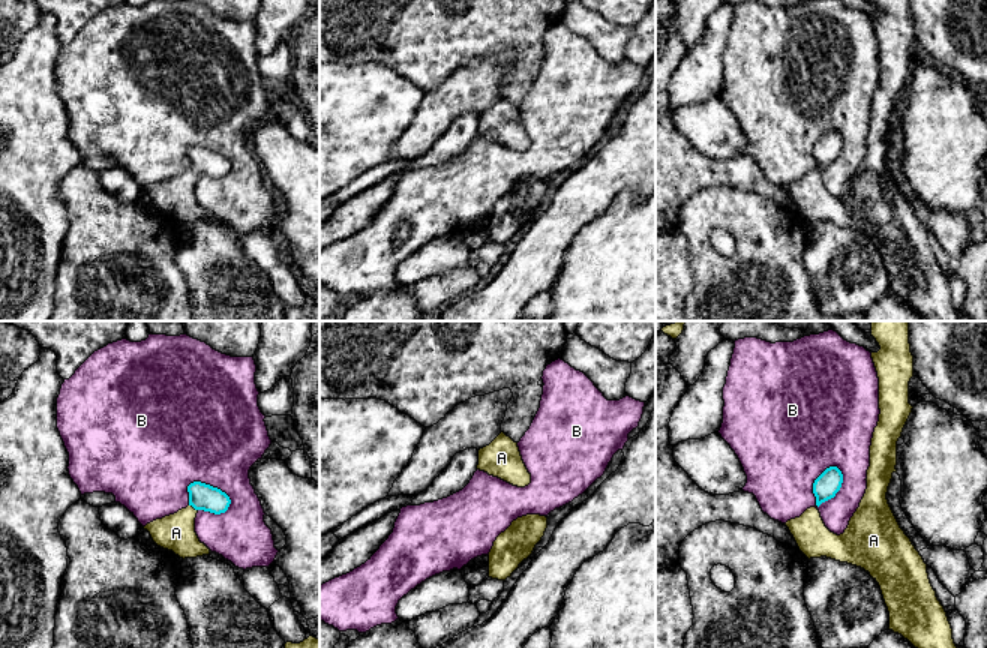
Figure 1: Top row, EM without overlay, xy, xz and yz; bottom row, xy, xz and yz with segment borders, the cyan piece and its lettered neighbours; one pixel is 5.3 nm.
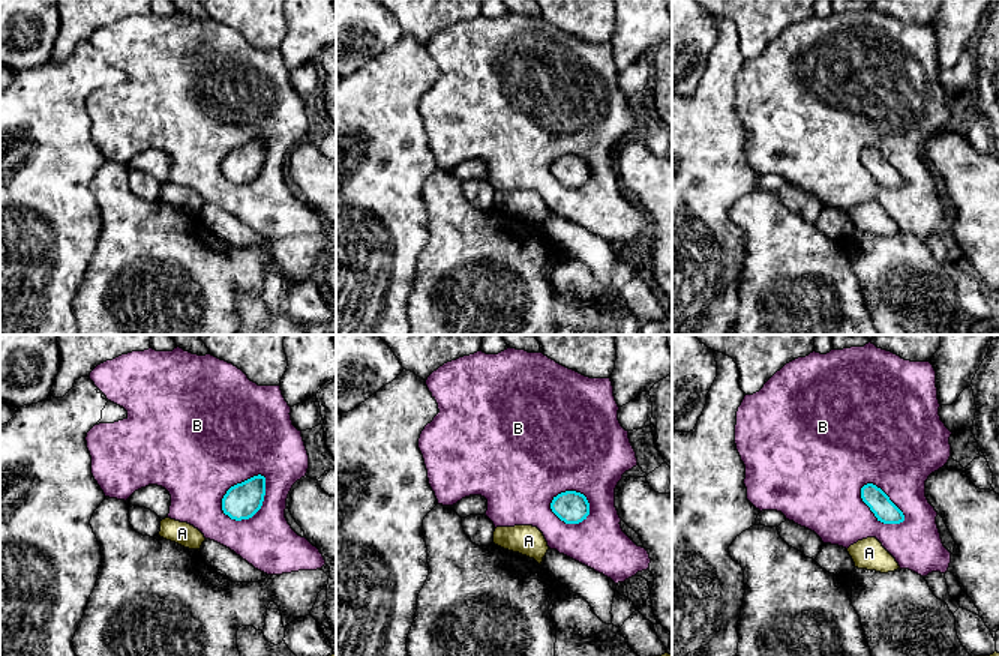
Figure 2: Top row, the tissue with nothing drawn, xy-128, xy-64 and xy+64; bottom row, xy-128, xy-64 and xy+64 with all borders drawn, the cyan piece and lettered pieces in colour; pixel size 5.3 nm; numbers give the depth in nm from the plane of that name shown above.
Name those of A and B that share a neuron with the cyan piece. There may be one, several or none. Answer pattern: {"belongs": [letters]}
{"belongs": ["A"]}

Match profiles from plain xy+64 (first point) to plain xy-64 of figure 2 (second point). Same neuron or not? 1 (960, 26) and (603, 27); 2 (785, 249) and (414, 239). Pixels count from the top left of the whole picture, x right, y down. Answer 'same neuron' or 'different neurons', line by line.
1: different neurons
2: different neurons

